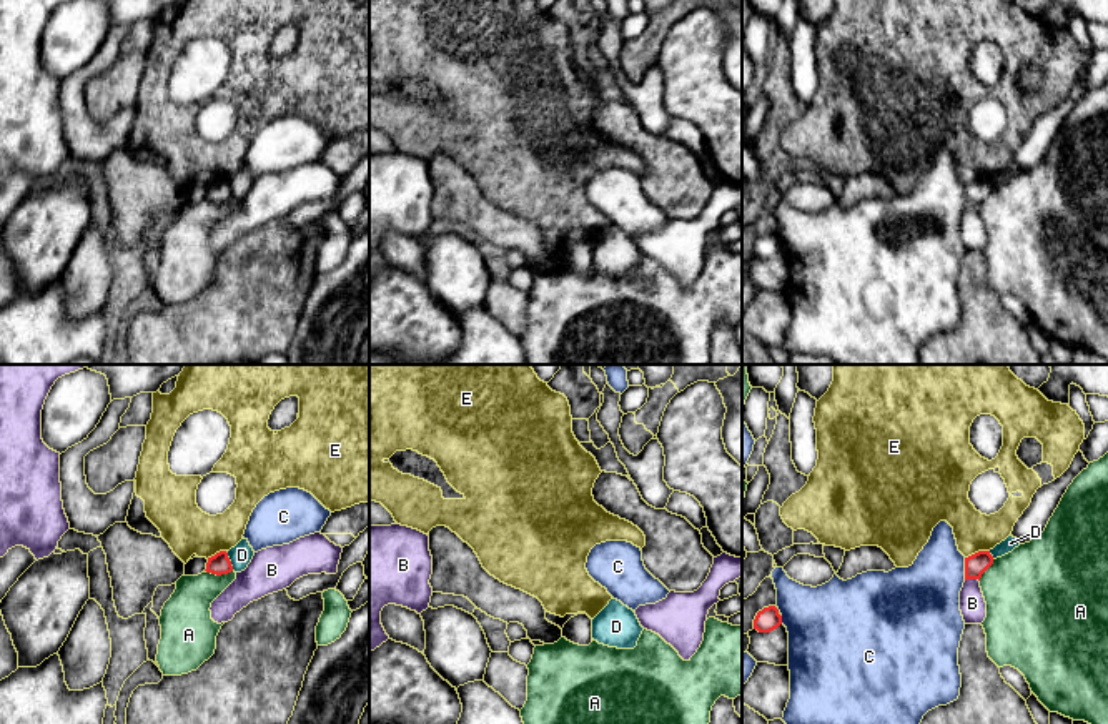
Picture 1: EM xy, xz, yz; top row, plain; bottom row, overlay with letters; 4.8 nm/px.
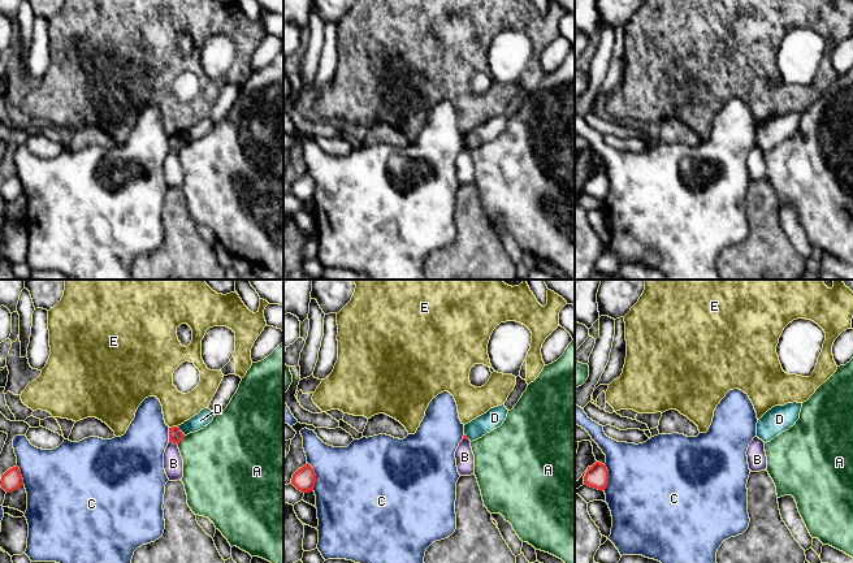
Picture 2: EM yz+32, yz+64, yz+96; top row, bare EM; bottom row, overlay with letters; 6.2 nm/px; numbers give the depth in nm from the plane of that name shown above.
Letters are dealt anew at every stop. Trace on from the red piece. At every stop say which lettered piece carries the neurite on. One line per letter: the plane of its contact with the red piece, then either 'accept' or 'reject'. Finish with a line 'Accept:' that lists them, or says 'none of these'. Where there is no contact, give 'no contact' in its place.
A: xy | reject
B: yz | reject
C: yz | reject
D: xy | reject
E: yz | reject
Accept: none of these

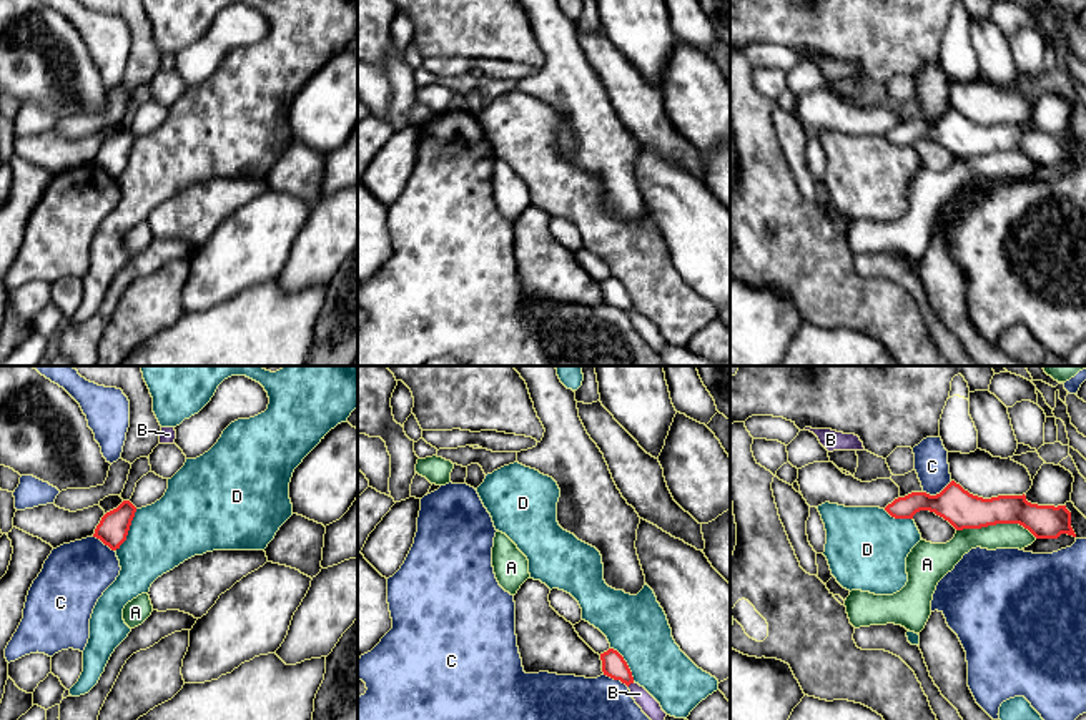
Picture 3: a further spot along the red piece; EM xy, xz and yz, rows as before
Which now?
A: yz | reject
B: xz | reject
C: yz | reject
D: xy | reject
Accept: none of these

